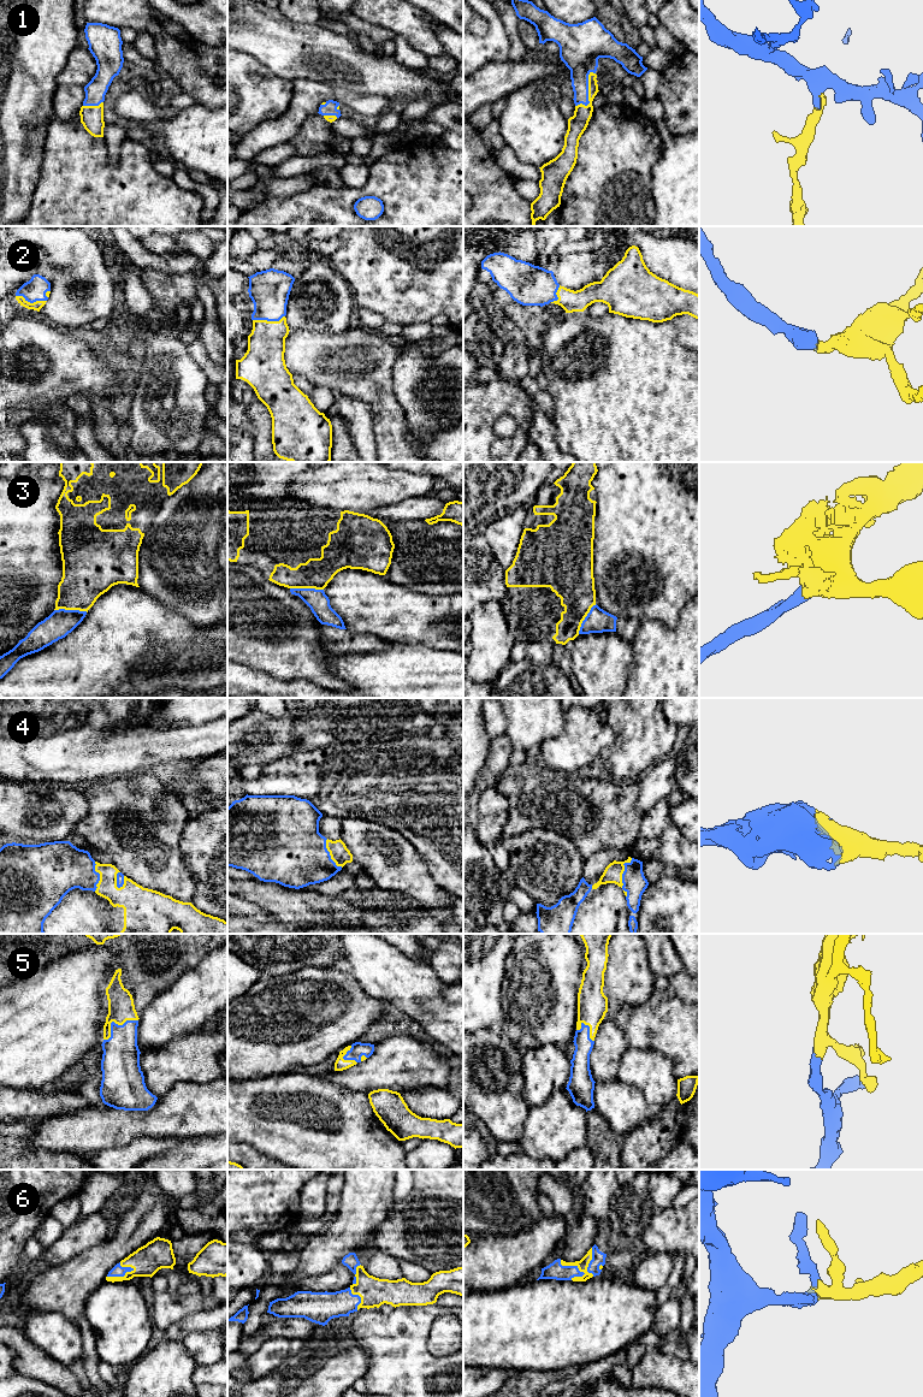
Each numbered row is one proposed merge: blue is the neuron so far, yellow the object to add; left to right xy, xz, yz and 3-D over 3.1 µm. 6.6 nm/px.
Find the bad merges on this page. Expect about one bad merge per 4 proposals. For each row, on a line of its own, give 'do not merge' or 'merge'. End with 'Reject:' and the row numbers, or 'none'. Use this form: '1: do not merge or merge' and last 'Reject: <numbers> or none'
1: merge
2: merge
3: do not merge
4: merge
5: merge
6: merge
Reject: 3

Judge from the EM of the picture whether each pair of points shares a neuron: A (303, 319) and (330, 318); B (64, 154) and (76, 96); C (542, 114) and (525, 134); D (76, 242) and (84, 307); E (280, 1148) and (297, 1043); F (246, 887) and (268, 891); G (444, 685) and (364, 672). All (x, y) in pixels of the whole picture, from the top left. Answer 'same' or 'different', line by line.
A: same
B: different
C: same
D: same
E: different
F: same
G: same

